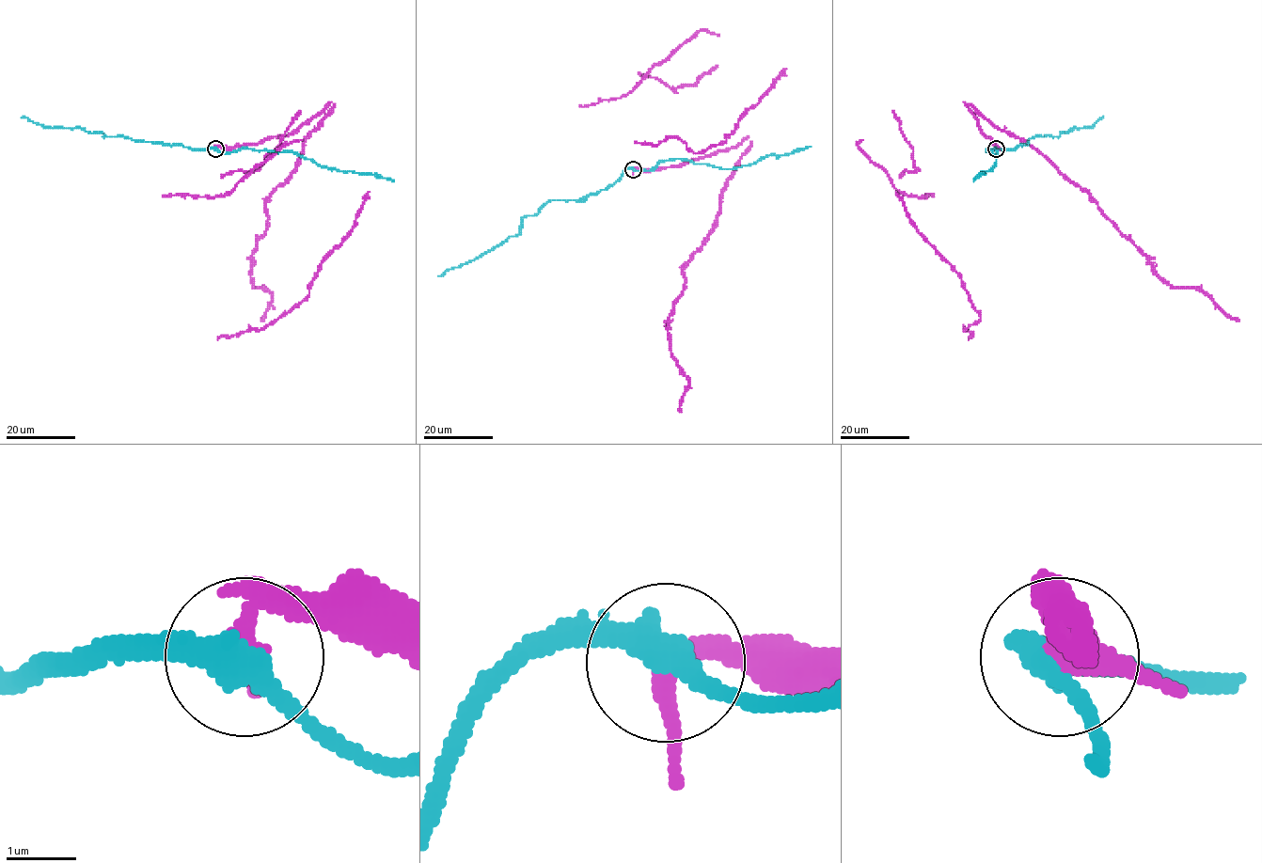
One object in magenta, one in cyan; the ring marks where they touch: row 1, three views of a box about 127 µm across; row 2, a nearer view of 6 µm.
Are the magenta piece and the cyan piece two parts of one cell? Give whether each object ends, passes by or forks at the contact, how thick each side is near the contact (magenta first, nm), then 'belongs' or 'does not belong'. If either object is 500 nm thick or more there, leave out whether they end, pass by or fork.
magenta passes by | cyan passes by | 320/380 nm | does not belong

